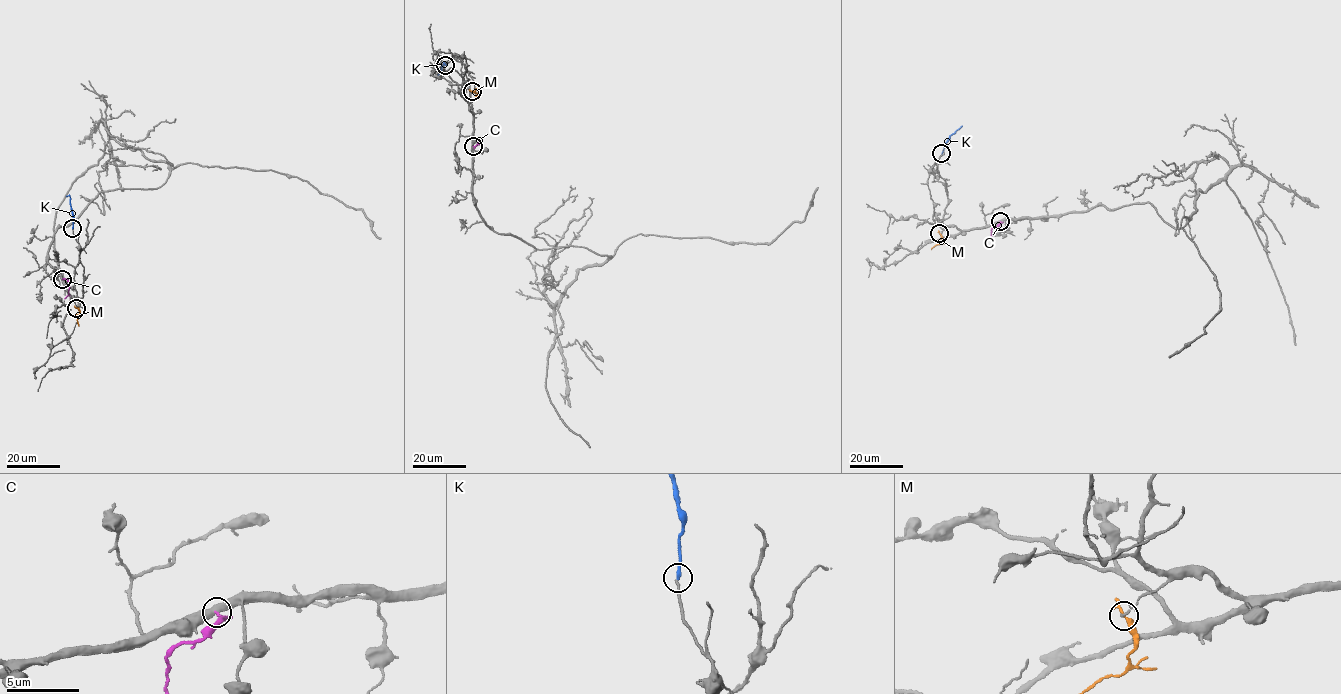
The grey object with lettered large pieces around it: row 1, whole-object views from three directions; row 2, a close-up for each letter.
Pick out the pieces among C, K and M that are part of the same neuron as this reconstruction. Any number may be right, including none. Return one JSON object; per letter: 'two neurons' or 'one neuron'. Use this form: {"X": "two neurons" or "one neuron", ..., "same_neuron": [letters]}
{"C": "two neurons", "K": "two neurons", "M": "two neurons", "same_neuron": []}

